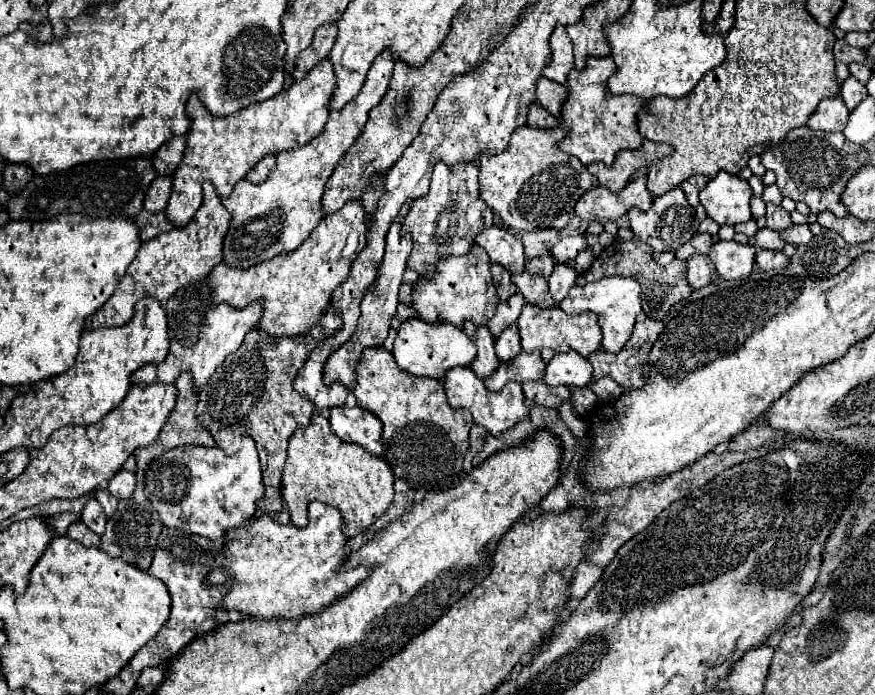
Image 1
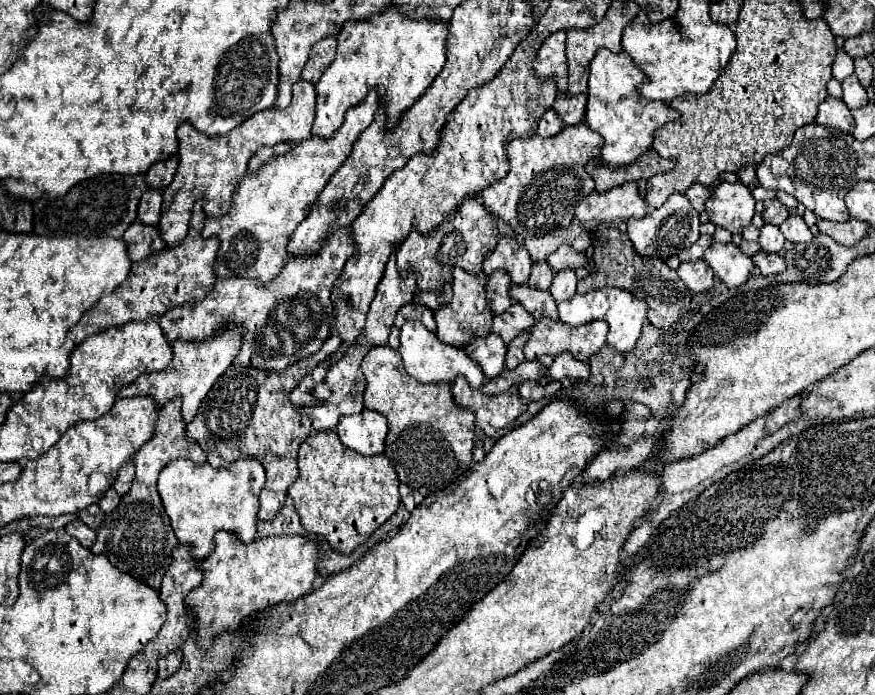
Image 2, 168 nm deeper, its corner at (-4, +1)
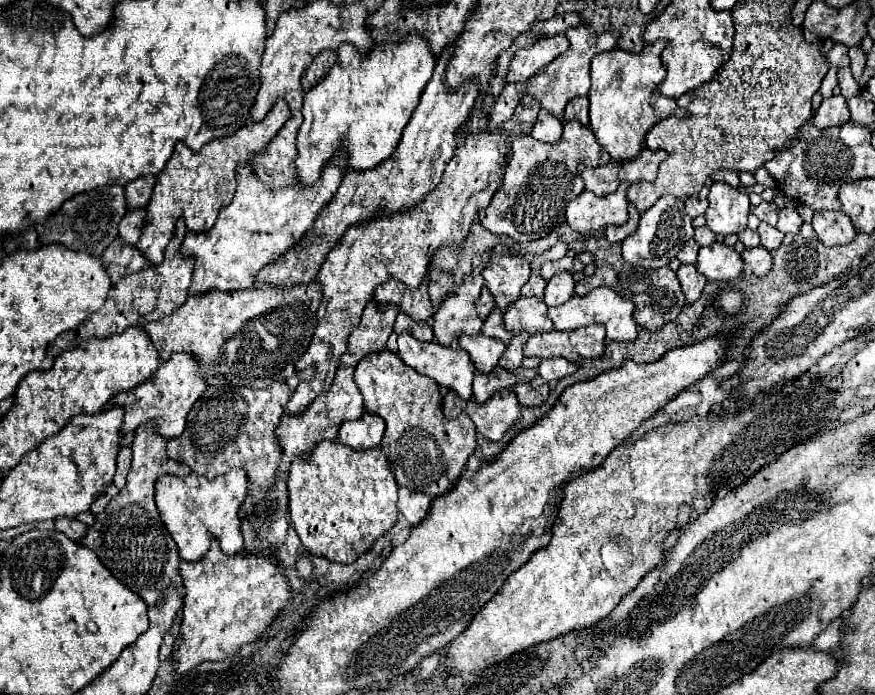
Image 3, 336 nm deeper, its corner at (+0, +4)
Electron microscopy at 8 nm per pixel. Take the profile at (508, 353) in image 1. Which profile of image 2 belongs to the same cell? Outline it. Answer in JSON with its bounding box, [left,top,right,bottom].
[505,332,527,368]

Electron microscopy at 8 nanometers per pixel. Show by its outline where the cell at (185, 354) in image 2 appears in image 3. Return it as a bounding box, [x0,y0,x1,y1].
[103,353,207,439]

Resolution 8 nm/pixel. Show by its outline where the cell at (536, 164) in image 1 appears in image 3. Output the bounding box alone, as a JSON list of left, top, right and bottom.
[479,121,611,243]

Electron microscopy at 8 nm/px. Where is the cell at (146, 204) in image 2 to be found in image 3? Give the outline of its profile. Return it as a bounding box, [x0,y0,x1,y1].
[119,209,145,245]

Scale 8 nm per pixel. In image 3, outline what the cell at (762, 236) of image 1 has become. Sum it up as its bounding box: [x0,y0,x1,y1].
[757,223,785,251]

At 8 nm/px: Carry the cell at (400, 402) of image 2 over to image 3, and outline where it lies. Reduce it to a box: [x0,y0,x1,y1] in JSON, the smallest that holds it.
[355,351,477,499]

